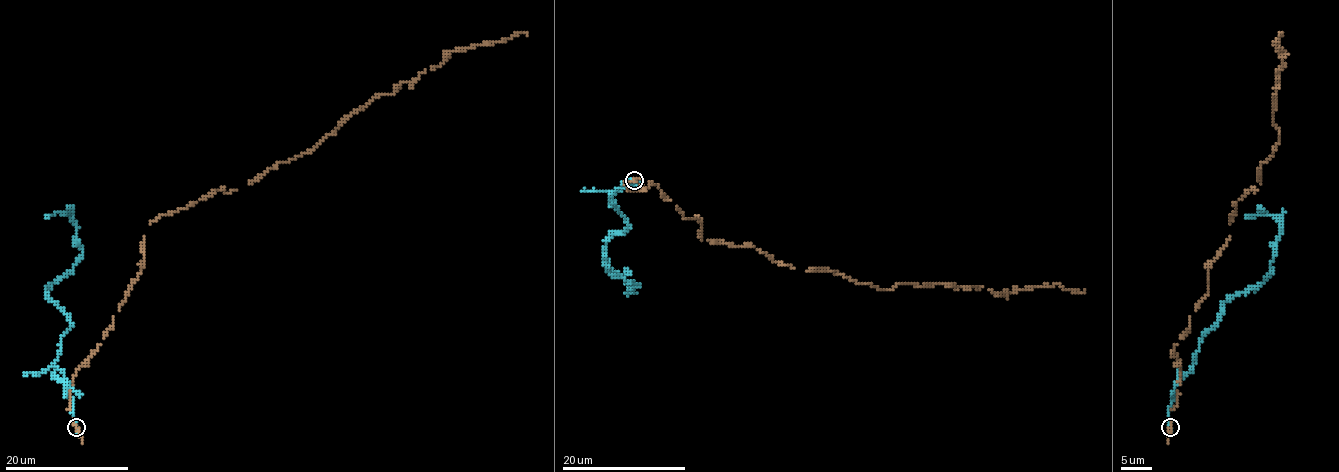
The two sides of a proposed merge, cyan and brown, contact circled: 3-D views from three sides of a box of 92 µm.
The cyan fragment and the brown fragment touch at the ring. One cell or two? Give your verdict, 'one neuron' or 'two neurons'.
two neurons

